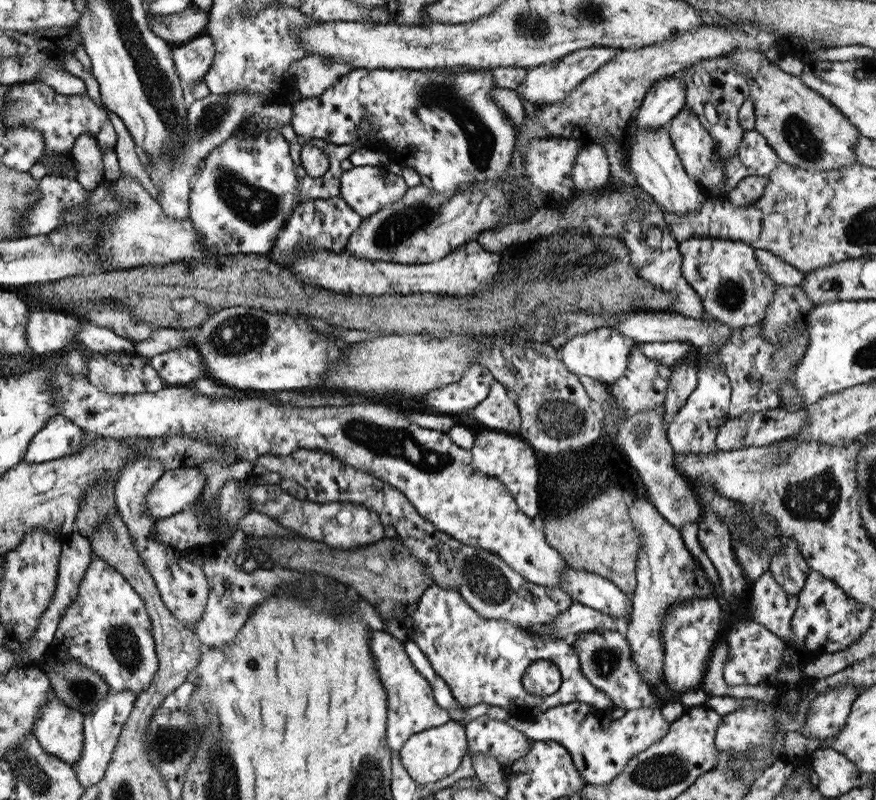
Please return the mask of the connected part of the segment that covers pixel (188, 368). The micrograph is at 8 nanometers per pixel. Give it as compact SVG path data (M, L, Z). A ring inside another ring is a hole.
M193 345L154 356L152 367L169 386L189 386L200 377L206 377L206 368L202 366L200 354Z

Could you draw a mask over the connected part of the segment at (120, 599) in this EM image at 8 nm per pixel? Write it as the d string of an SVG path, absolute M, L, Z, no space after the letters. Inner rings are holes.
M92 559L77 597L60 619L53 648L61 657L79 660L97 672L111 690L140 694L150 686L159 667L152 623L134 587L106 561Z

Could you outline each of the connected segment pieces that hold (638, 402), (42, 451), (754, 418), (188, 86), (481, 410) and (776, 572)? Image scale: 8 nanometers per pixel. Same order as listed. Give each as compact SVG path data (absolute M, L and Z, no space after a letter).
M640 345L628 355L626 373L614 384L608 386L608 392L618 401L618 411L625 414L626 419L657 407L662 407L667 396L672 369L660 366L658 362L649 360L640 351Z
M58 413L32 438L23 460L40 464L75 455L83 446L82 439L84 430Z
M767 409L752 413L742 439L744 447L761 447L798 435L806 427L807 410Z
M208 32L177 45L173 49L173 59L178 76L184 84L184 92L189 98L193 86L203 81L213 61L215 42Z
M494 380L487 398L468 413L485 430L518 433L522 420L517 405L507 388Z
M782 537L783 550L770 559L769 572L786 594L798 594L811 571L793 538Z

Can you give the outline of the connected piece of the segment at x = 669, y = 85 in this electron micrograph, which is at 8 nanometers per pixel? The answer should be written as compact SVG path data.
M674 74L671 77L663 77L658 79L650 90L646 93L643 103L636 110L636 117L634 122L637 127L641 129L657 129L668 125L671 118L674 118L682 107L685 106L686 89L682 79L677 77L678 74Z

